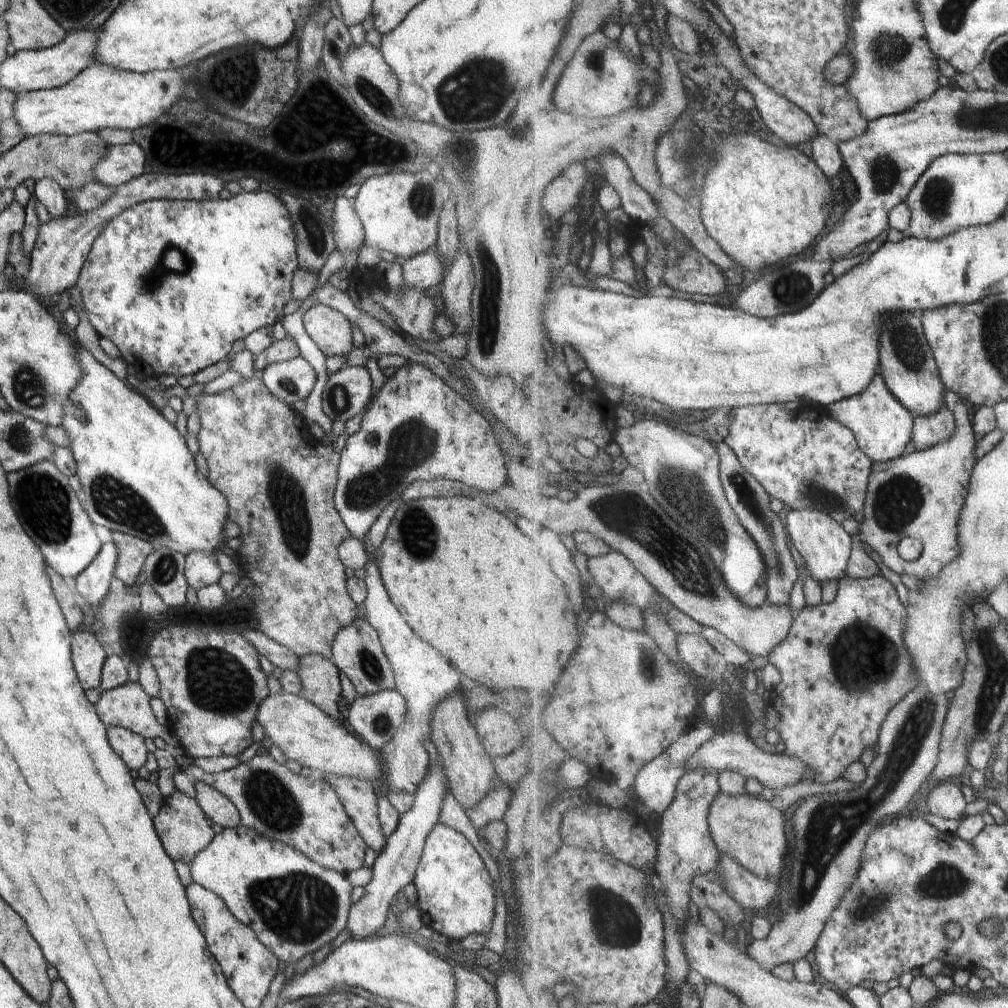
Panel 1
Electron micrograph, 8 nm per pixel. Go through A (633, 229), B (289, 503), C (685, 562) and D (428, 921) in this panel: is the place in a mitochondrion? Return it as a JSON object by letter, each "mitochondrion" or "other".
{"A":"other","B":"mitochondrion","C":"mitochondrion","D":"other"}

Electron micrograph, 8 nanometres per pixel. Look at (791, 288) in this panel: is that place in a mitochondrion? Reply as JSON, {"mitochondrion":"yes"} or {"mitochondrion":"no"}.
{"mitochondrion":"yes"}

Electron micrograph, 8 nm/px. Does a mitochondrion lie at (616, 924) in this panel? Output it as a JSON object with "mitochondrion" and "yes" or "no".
{"mitochondrion":"yes"}

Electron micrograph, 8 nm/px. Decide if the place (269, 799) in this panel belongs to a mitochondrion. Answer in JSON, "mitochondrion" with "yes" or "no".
{"mitochondrion":"yes"}

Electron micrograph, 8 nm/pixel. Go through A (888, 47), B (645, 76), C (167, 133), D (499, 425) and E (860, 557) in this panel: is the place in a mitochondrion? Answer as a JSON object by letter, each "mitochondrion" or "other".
{"A":"mitochondrion","B":"other","C":"other","D":"other","E":"other"}

